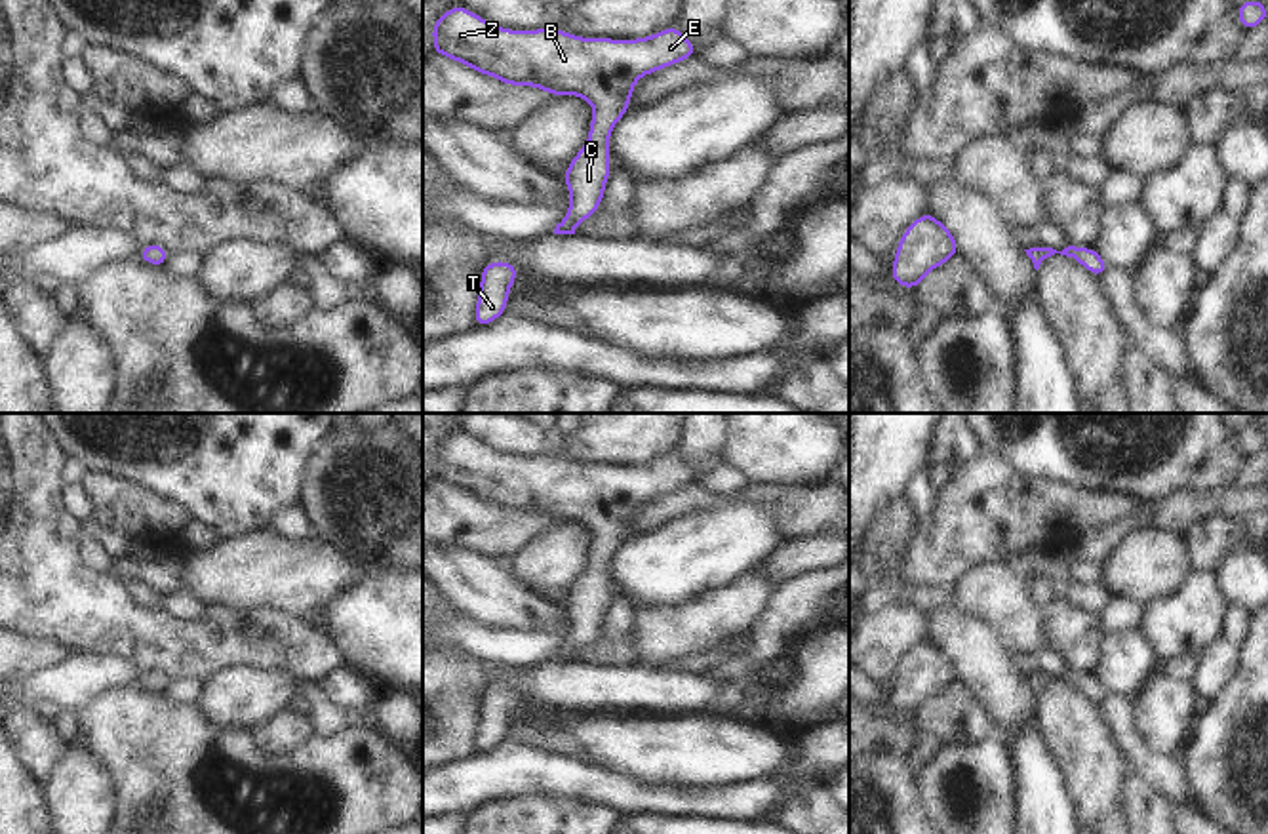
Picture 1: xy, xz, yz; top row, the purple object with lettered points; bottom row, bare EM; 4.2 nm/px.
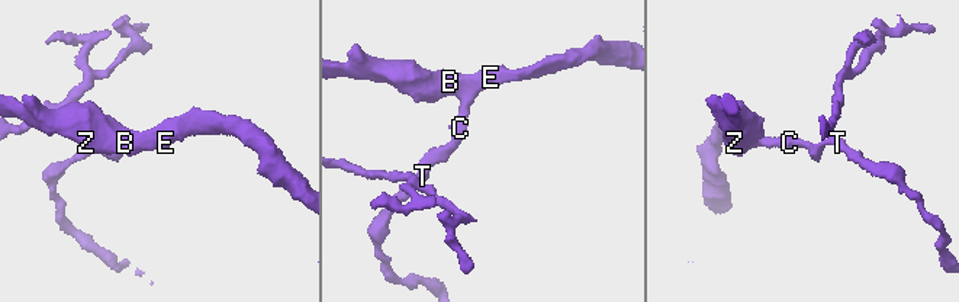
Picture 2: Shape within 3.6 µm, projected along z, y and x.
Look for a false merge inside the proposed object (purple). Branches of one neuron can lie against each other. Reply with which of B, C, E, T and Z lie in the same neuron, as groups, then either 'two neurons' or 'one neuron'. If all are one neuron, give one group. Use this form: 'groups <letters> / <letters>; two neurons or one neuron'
groups B C E T Z; one neuron

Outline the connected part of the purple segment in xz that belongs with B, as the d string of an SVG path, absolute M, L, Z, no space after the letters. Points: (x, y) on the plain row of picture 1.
M459 430L436 444L432 467L432 480L449 484L480 501L499 505L505 512L533 512L554 524L577 522L594 533L588 566L562 602L571 626L567 642L556 651L554 661L575 661L577 651L598 638L611 600L609 562L615 550L628 539L636 508L645 501L695 482L695 470L680 459L678 451L634 467L584 465L546 453L508 457Z

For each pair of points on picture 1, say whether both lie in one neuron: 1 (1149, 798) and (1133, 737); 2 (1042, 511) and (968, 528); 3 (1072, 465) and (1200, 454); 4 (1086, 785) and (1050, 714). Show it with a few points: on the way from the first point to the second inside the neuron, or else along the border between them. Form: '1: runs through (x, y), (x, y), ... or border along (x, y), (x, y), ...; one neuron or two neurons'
1: border along (1129, 770), (1175, 804); two neurons
2: runs through (1023, 513), (987, 513); one neuron
3: runs through (1105, 473), (1139, 475), (1168, 457); one neuron
4: runs through (1086, 768), (1086, 751), (1067, 732); one neuron

